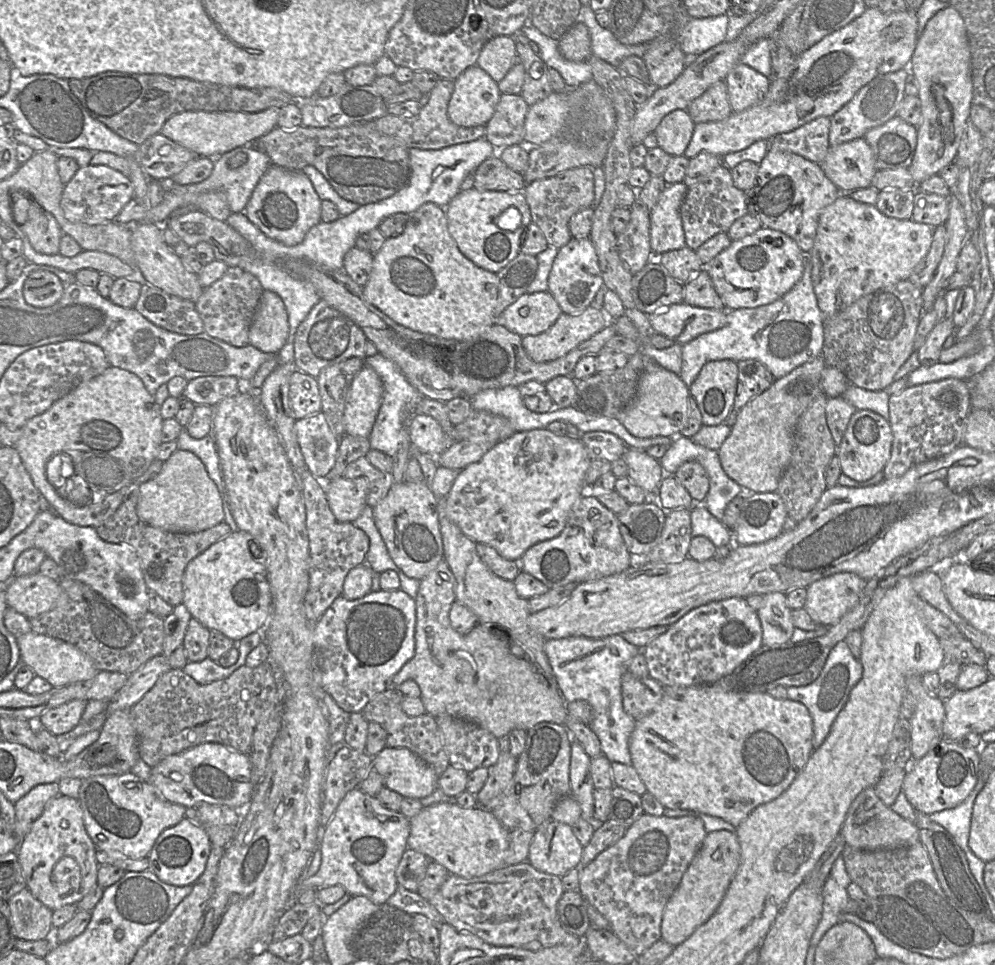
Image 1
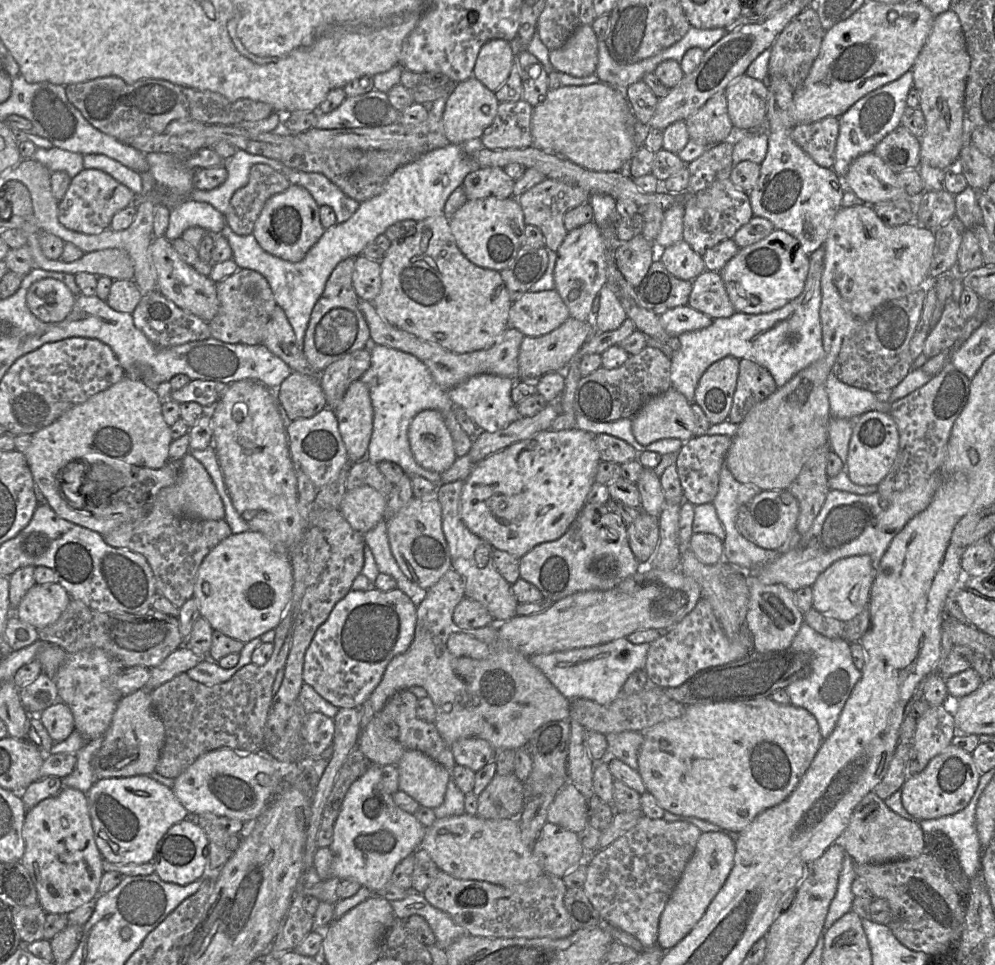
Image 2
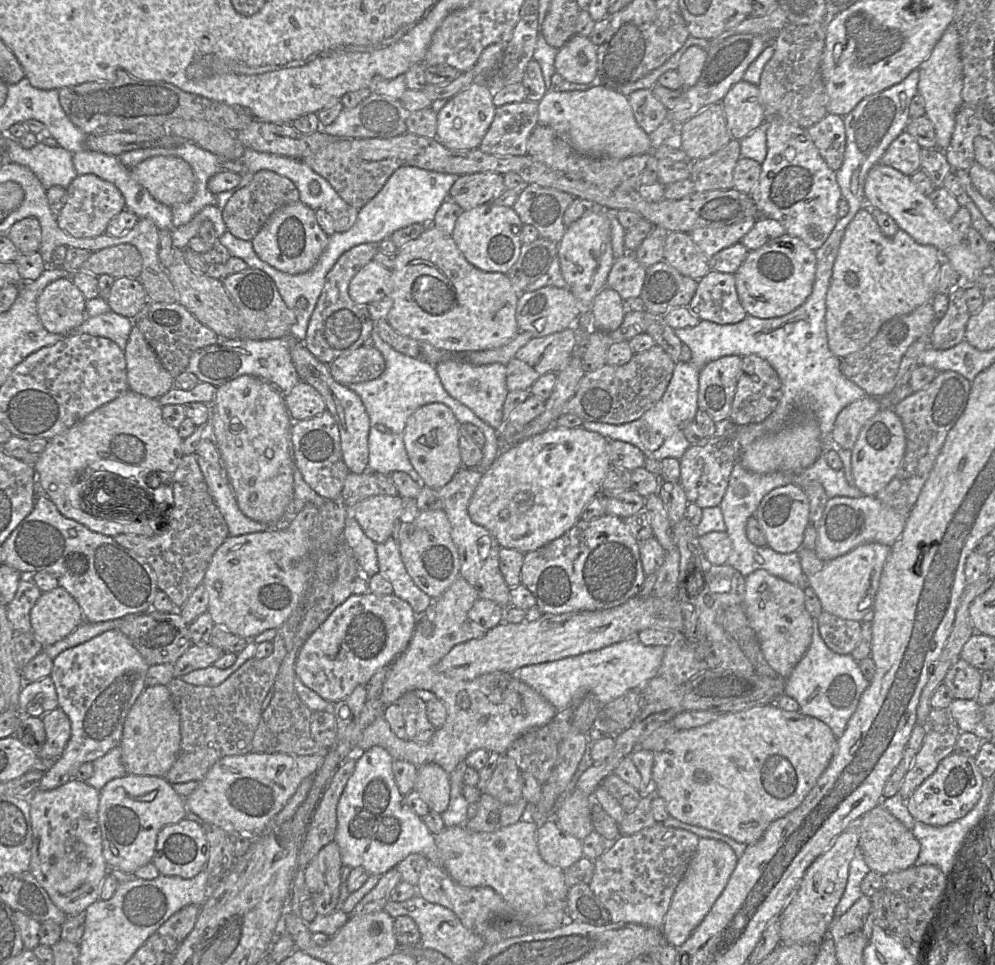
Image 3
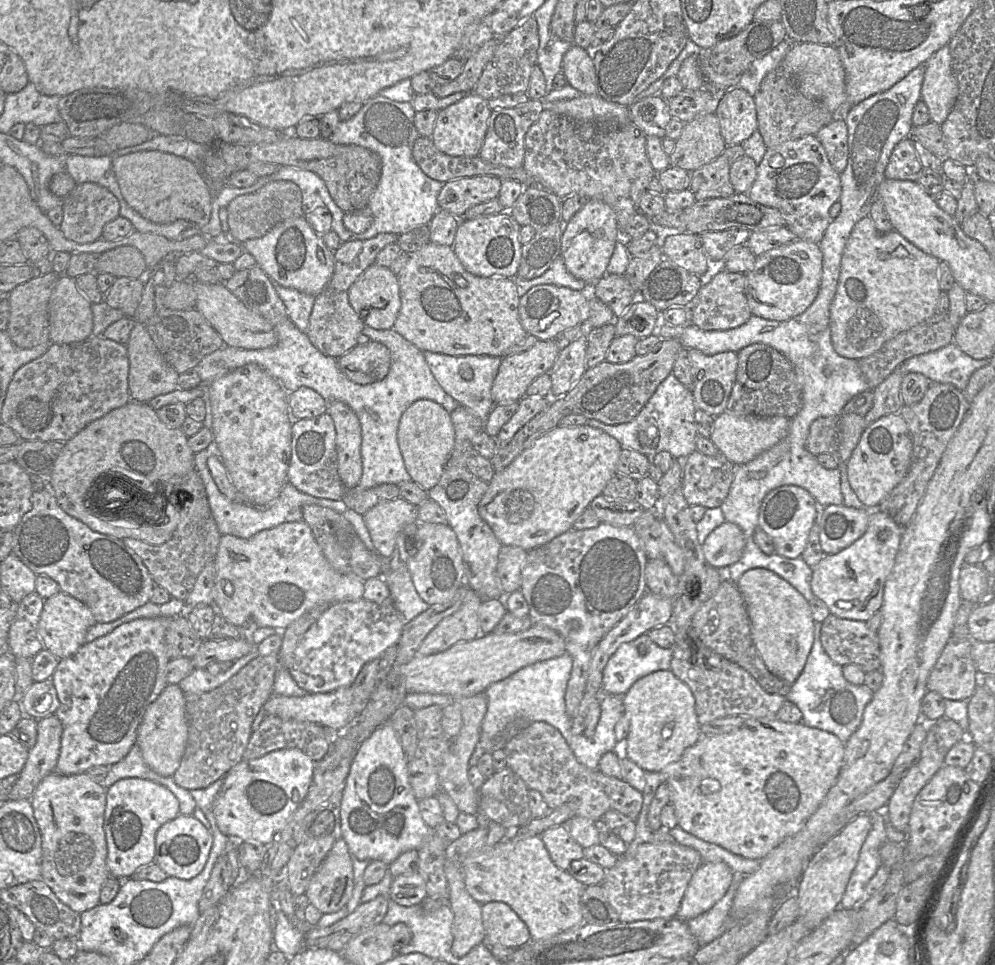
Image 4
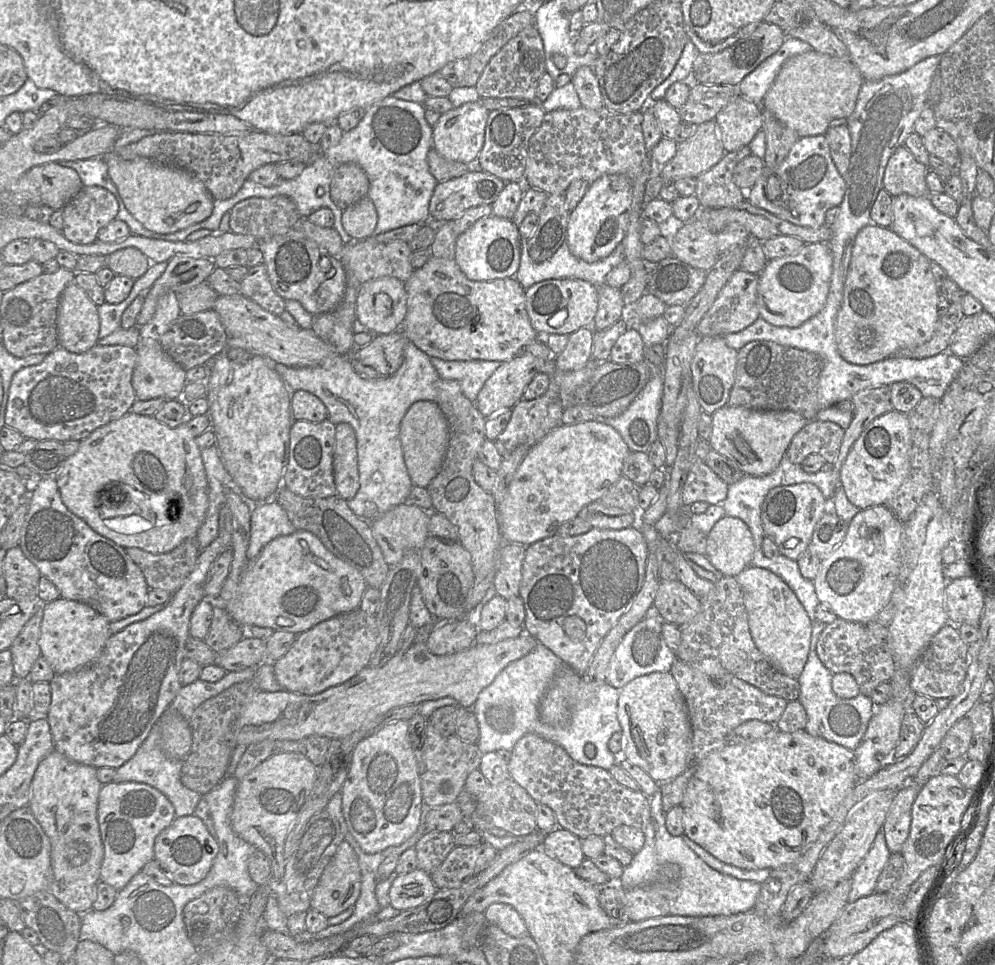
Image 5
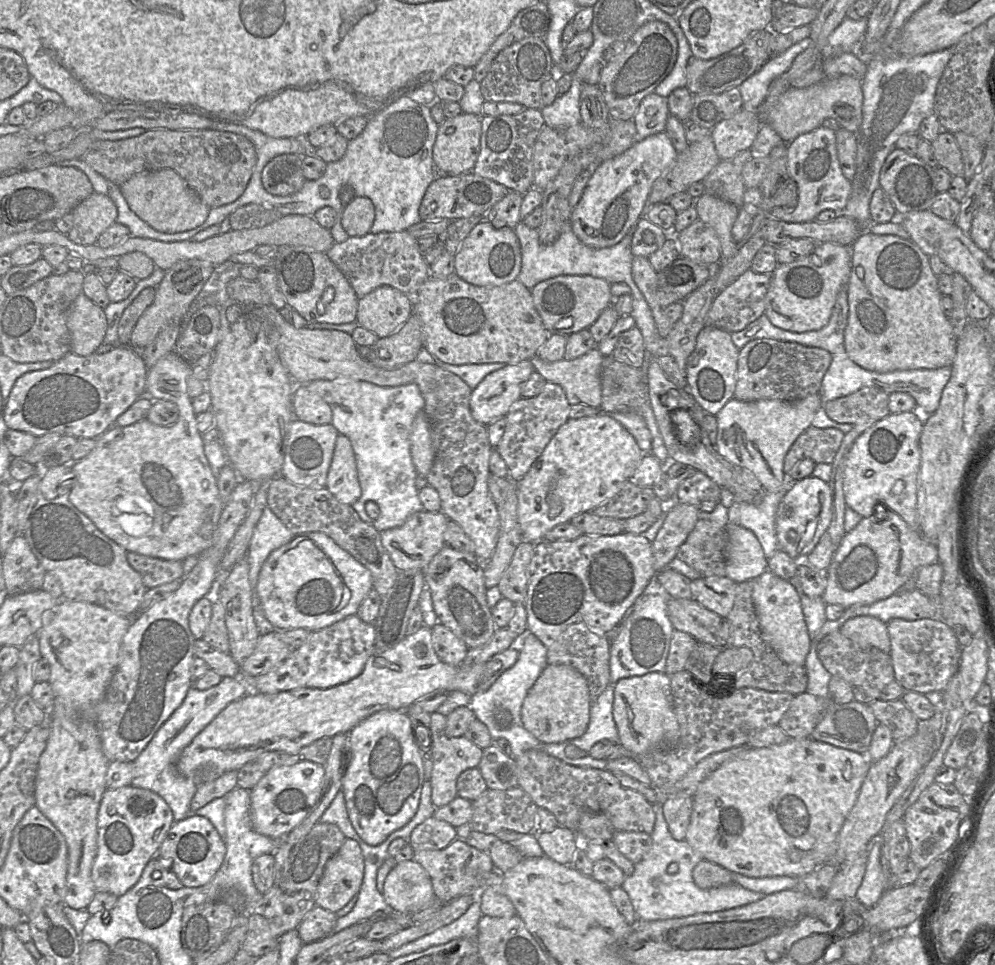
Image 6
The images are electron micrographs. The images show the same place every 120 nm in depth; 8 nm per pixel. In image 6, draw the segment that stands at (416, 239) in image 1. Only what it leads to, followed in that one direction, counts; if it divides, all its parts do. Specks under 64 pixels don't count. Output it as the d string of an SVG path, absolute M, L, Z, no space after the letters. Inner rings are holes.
M454 272L445 279L430 276L413 296L413 314L421 324L423 348L437 361L452 365L504 363L516 365L530 360L546 342L549 332L544 327L528 289L518 279L500 286L475 286Z

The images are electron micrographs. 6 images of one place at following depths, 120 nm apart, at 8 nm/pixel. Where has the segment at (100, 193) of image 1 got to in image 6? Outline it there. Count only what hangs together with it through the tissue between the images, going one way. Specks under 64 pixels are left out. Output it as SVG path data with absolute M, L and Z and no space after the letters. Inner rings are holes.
M92 193L72 211L73 226L68 238L78 245L93 245L118 216L115 203L107 195Z

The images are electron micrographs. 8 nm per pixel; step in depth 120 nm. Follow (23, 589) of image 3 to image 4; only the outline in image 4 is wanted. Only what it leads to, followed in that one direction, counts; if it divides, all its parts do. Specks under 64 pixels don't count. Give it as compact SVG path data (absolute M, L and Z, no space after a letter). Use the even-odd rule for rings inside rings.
M35 591L16 605L16 614L9 629L6 646L6 650L14 659L32 659L43 649L38 624L44 600Z

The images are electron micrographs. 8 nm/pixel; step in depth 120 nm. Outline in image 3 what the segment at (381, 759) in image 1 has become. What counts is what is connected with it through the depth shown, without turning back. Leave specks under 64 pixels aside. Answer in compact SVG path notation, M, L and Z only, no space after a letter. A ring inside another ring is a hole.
M435 763L423 764L417 769L414 789L430 811L443 813L450 800L449 774Z

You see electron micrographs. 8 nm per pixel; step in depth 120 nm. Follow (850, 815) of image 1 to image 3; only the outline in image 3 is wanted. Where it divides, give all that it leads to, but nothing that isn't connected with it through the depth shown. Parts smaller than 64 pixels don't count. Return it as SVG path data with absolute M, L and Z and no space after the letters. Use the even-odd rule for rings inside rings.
M880 803L862 815L855 824L859 832L858 848L871 871L886 875L914 865L920 851L919 841L911 830L885 810Z

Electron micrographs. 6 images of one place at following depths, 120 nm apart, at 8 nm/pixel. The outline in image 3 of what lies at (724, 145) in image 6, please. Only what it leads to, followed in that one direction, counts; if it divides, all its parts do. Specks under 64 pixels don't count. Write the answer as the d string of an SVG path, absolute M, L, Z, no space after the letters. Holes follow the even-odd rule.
M744 80L736 83L721 101L732 139L741 140L764 122L759 87Z

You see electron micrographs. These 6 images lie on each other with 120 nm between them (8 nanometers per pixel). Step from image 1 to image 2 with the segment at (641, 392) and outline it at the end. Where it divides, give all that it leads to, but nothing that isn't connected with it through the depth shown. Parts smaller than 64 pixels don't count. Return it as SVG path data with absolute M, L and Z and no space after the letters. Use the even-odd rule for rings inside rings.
M673 387L649 398L631 419L632 433L642 445L665 438L686 442L695 435L690 403Z

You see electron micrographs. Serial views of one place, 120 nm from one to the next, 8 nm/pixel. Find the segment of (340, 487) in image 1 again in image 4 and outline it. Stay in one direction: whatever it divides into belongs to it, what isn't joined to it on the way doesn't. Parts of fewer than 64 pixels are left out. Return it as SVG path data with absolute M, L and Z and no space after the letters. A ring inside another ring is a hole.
M397 497L378 503L362 516L374 551L382 559L390 559L399 532L406 525L418 522L418 506Z

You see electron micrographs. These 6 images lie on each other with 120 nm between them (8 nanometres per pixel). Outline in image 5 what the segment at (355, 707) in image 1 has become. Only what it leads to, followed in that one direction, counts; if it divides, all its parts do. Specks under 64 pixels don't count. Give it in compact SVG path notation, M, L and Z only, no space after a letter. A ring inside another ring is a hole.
M360 608L336 615L297 635L287 653L273 663L279 685L287 691L314 695L340 685L367 667L378 642L375 615Z

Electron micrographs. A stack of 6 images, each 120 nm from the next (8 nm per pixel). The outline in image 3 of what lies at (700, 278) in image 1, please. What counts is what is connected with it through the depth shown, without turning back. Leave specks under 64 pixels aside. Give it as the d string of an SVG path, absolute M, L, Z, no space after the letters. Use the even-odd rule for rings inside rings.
M715 270L698 280L688 308L700 320L721 325L737 324L747 316L738 298L735 276Z

